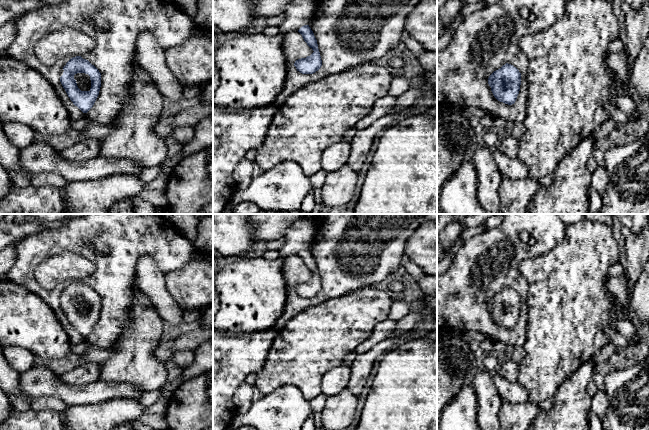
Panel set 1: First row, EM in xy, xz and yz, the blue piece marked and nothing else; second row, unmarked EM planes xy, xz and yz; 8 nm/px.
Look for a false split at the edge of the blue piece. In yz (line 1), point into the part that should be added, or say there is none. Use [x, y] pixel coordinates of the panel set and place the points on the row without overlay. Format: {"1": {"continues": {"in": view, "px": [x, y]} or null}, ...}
{"1": {"continues": null}}

